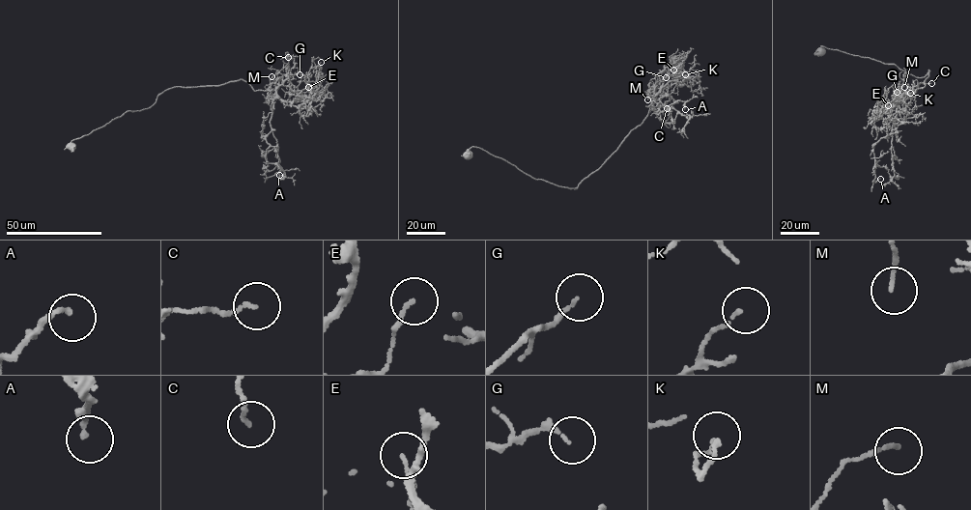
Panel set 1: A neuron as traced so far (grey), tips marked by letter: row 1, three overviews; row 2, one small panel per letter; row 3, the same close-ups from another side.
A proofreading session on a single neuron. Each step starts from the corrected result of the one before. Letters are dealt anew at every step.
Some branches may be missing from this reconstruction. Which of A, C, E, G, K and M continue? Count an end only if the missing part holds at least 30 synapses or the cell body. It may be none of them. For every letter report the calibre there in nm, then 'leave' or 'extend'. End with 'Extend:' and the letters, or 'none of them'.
A: 160 nm | leave
C: 120 nm | leave
E: 120 nm | leave
G: 90 nm | leave
K: 110 nm | leave
M: 100 nm | leave
Extend: none of them

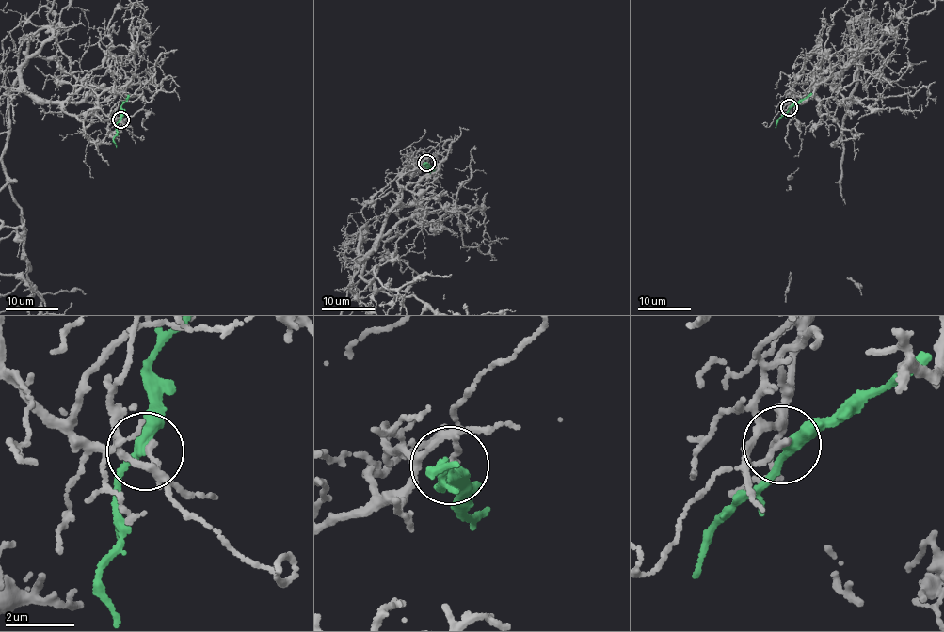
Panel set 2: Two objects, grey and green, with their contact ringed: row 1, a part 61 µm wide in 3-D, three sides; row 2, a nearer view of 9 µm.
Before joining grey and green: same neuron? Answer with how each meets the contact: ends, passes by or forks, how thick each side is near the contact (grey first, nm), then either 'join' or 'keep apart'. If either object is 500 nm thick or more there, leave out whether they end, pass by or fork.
grey ends there; green passes by; 160 nm thick on the grey side, 280 nm on the other; keep apart

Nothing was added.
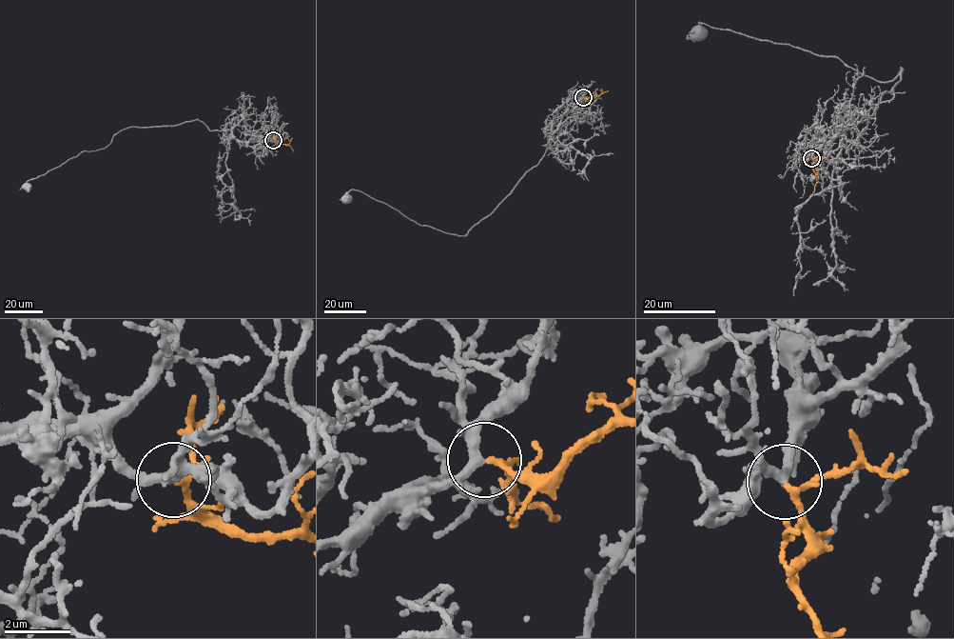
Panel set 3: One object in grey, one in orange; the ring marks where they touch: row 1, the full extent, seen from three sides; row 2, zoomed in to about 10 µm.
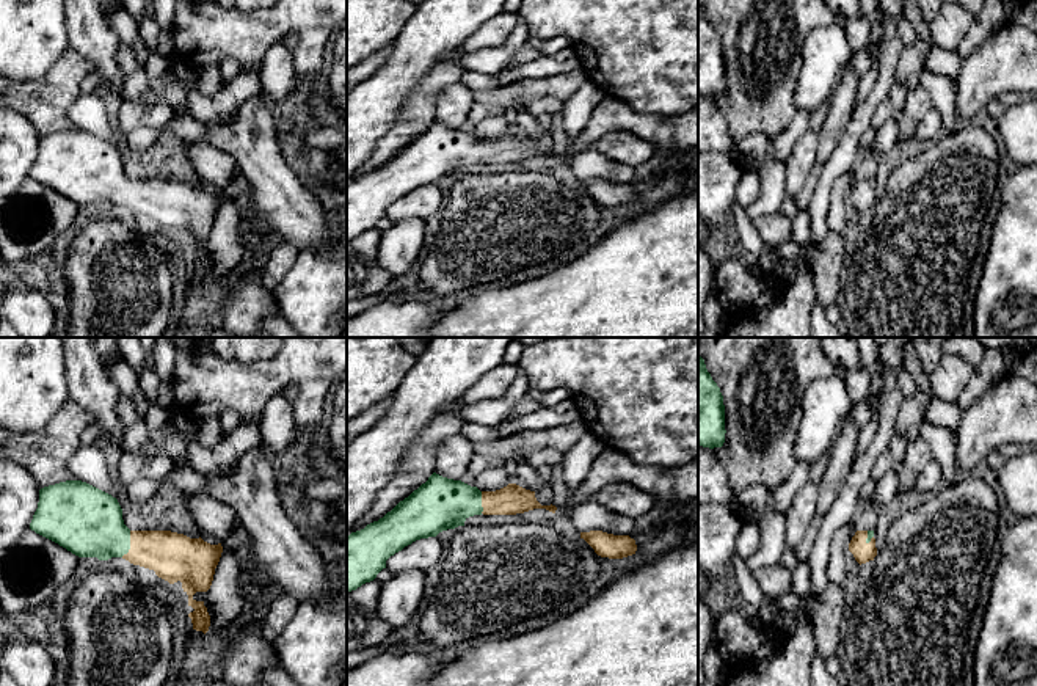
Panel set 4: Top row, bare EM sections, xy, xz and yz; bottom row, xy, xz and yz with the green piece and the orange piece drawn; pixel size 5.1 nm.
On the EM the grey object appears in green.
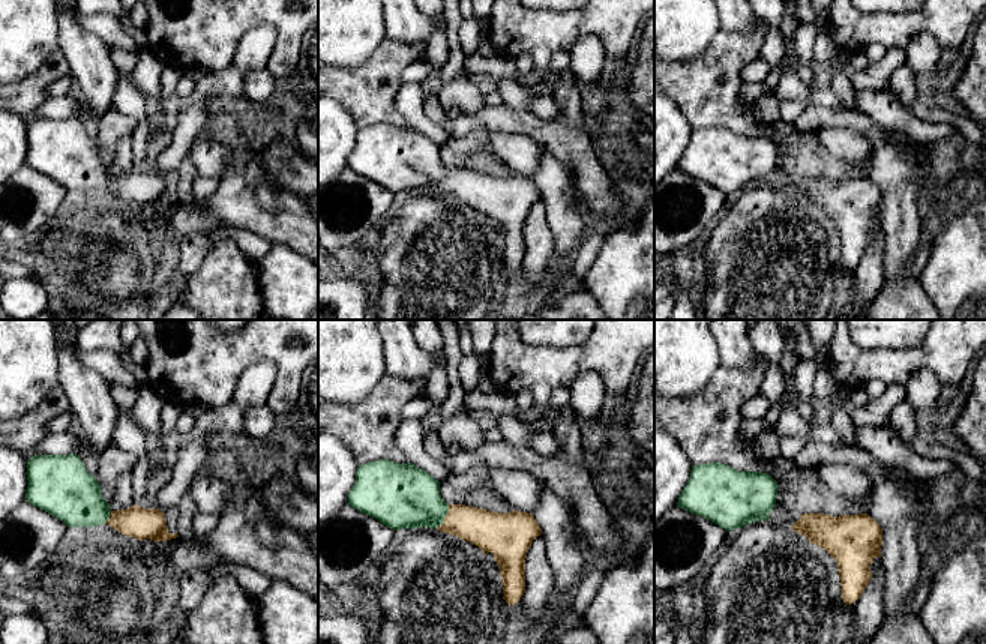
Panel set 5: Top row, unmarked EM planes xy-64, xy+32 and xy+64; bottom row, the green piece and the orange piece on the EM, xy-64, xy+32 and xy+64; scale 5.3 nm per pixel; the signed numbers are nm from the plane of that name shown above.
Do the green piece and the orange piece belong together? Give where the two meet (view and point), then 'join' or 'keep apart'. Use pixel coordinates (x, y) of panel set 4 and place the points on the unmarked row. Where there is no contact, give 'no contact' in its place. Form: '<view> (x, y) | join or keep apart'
xy (129, 193) | join

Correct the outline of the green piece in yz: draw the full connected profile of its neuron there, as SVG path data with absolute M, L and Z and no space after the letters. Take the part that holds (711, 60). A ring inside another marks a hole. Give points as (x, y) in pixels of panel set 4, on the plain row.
M698 3L698 94L722 96L725 82L723 44Z

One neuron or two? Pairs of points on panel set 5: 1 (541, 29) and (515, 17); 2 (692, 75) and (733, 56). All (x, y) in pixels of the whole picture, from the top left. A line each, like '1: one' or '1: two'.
1: one
2: one

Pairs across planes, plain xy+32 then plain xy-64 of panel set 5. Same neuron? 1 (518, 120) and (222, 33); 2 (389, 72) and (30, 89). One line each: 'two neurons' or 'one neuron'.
1: two neurons
2: one neuron

